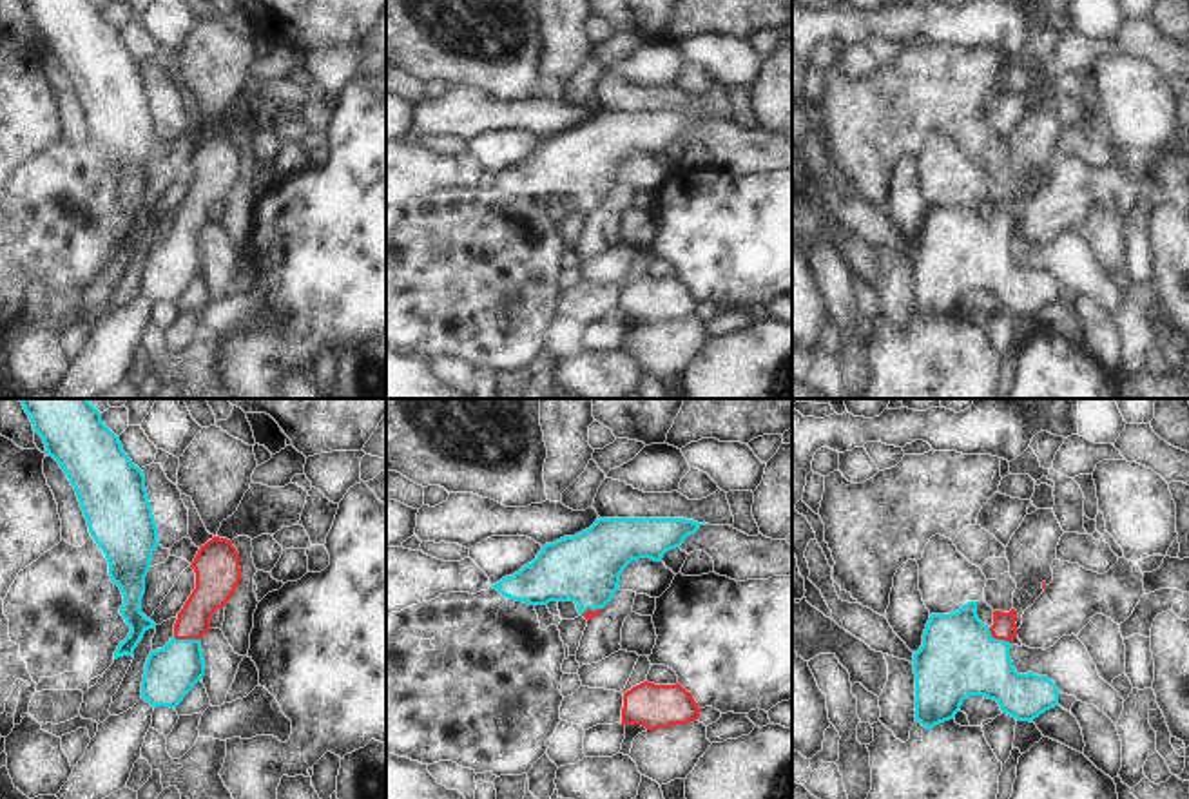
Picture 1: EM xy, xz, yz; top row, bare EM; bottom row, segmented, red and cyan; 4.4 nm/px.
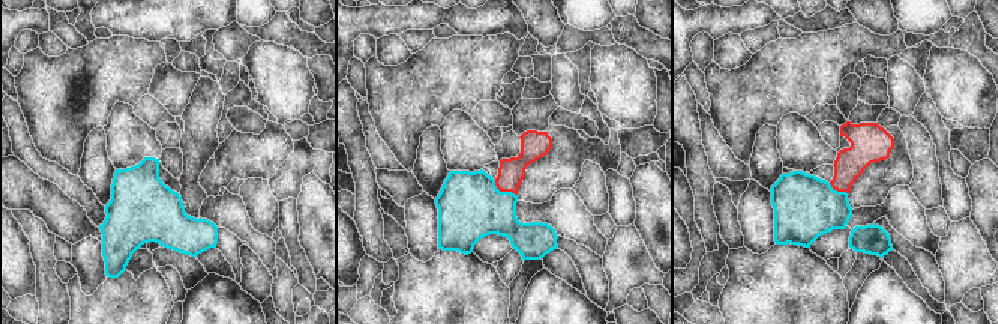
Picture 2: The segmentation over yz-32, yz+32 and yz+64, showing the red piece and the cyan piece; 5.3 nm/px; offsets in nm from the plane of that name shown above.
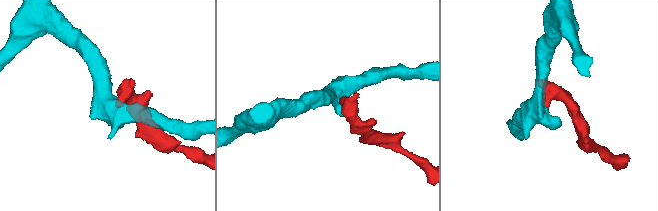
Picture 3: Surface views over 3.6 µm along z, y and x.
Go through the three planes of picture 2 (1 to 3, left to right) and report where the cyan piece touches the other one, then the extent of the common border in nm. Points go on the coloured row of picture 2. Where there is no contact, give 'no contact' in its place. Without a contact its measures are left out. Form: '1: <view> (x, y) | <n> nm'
1: no contact
2: yz+32 (503, 191) | 150 nm
3: yz+64 (838, 191) | 120 nm

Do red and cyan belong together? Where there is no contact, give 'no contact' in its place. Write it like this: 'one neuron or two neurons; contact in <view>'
one neuron; contact in yz

